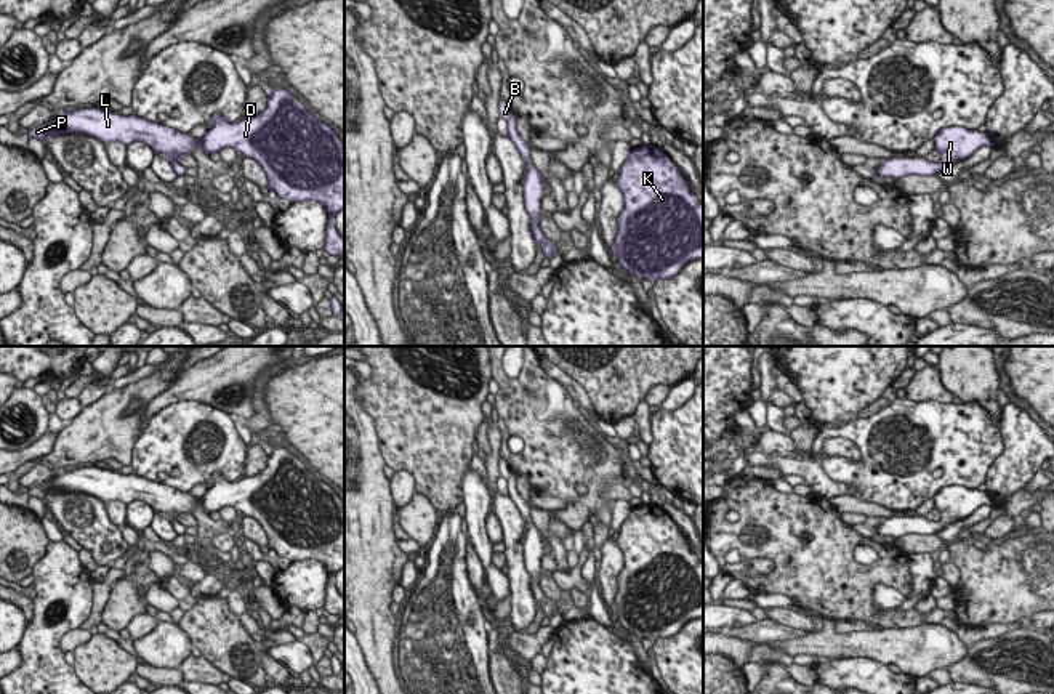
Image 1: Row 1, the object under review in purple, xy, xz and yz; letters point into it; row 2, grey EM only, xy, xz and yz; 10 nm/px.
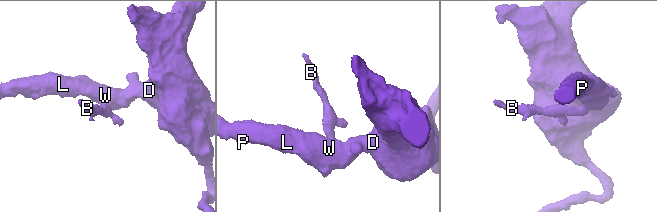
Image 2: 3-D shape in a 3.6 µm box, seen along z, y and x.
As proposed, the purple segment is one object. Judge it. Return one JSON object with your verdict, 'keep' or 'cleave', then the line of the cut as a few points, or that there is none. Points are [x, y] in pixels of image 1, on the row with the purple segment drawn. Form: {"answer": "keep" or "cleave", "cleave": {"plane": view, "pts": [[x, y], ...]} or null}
{"answer": "keep", "cleave": null}

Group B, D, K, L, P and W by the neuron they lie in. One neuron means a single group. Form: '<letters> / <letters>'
B D K L P W

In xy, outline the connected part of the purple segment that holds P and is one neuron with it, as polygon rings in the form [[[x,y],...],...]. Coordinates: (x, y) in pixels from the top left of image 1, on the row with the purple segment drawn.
[[[280,87],[268,90],[268,107],[253,119],[235,123],[213,114],[213,127],[200,138],[176,131],[138,115],[96,107],[59,112],[45,127],[29,130],[29,136],[50,141],[51,136],[75,133],[104,143],[146,143],[165,155],[178,176],[184,167],[176,160],[202,147],[207,155],[223,147],[255,159],[268,176],[268,188],[277,197],[295,202],[319,200],[328,212],[324,252],[344,255],[344,239],[333,226],[333,216],[344,208],[344,147],[338,135],[317,120],[295,96]]]

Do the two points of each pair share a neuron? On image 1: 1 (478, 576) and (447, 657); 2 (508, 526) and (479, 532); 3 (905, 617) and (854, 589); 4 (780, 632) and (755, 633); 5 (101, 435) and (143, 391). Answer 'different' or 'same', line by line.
1: different
2: different
3: same
4: same
5: same

